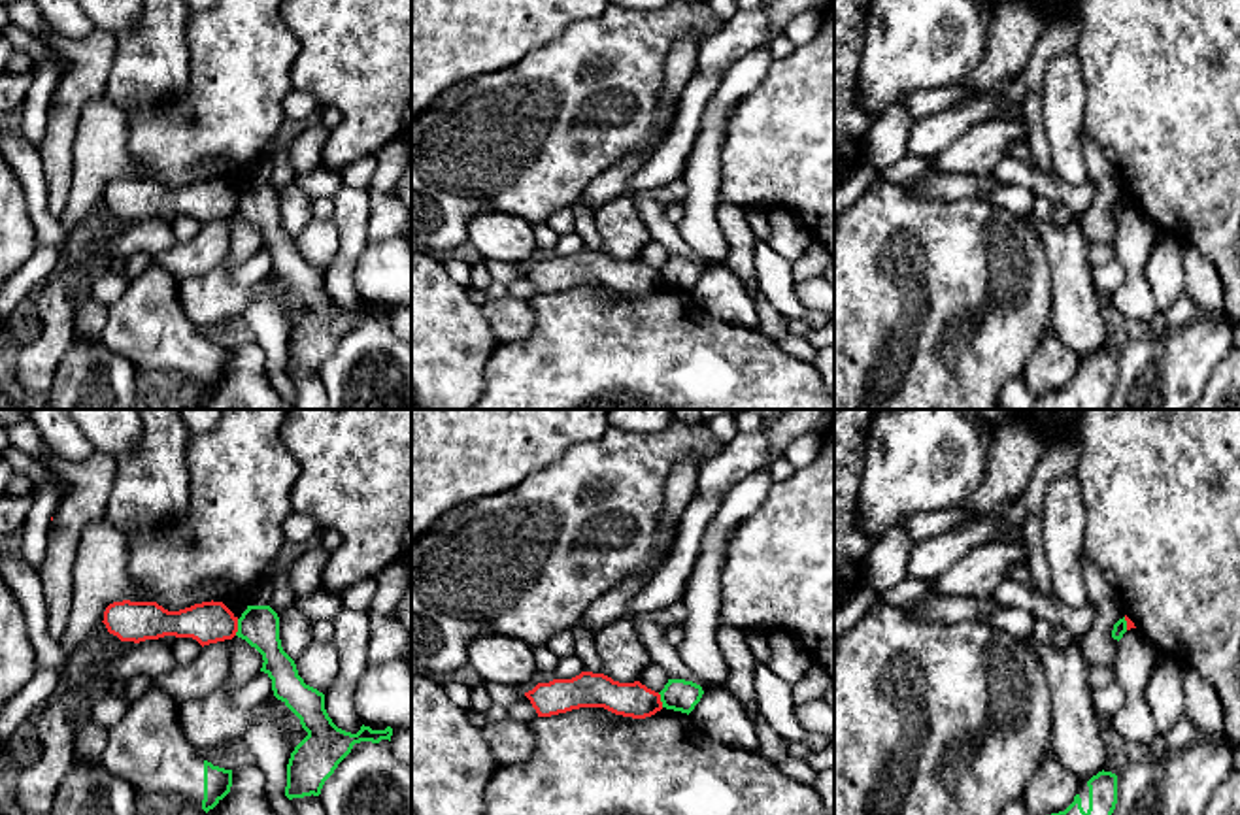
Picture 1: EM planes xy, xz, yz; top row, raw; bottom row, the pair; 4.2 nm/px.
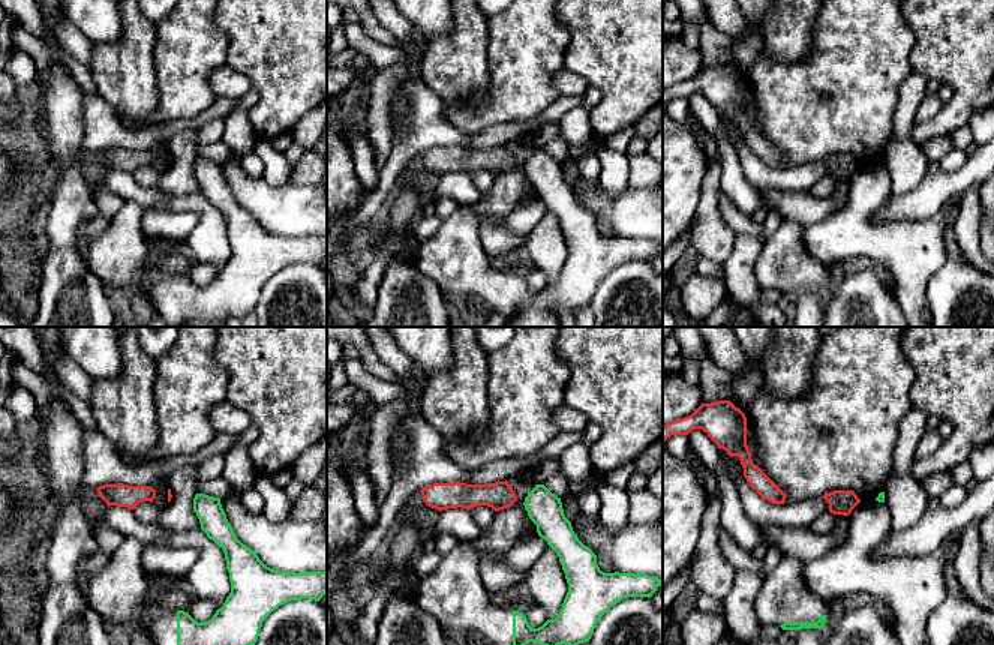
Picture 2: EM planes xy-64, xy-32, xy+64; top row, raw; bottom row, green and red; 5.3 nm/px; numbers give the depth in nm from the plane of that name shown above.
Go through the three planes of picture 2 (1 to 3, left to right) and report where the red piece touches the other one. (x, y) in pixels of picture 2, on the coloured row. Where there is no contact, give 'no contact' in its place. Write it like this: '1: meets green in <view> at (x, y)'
1: no contact
2: no contact
3: no contact

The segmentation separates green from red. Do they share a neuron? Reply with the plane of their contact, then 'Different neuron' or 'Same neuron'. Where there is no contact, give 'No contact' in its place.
Touches green in xy. Different neuron

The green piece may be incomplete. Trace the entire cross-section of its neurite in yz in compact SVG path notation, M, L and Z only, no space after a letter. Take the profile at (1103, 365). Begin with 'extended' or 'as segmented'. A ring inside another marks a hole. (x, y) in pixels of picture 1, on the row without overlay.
extended; M1098 349L1080 362L1074 379L1036 398L1032 409L1106 409L1117 381L1117 353Z

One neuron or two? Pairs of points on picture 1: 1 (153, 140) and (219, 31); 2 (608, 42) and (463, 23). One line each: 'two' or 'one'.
1: one
2: two

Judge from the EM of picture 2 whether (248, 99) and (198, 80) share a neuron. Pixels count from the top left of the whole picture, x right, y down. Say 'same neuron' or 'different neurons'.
different neurons

